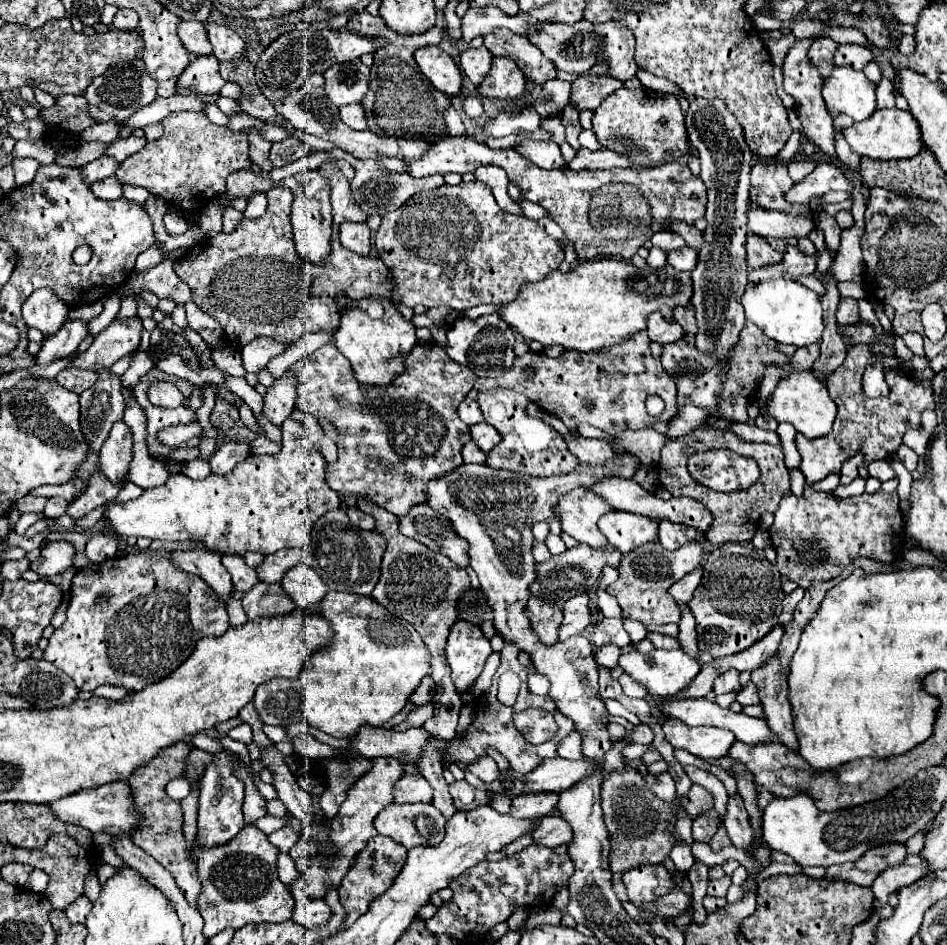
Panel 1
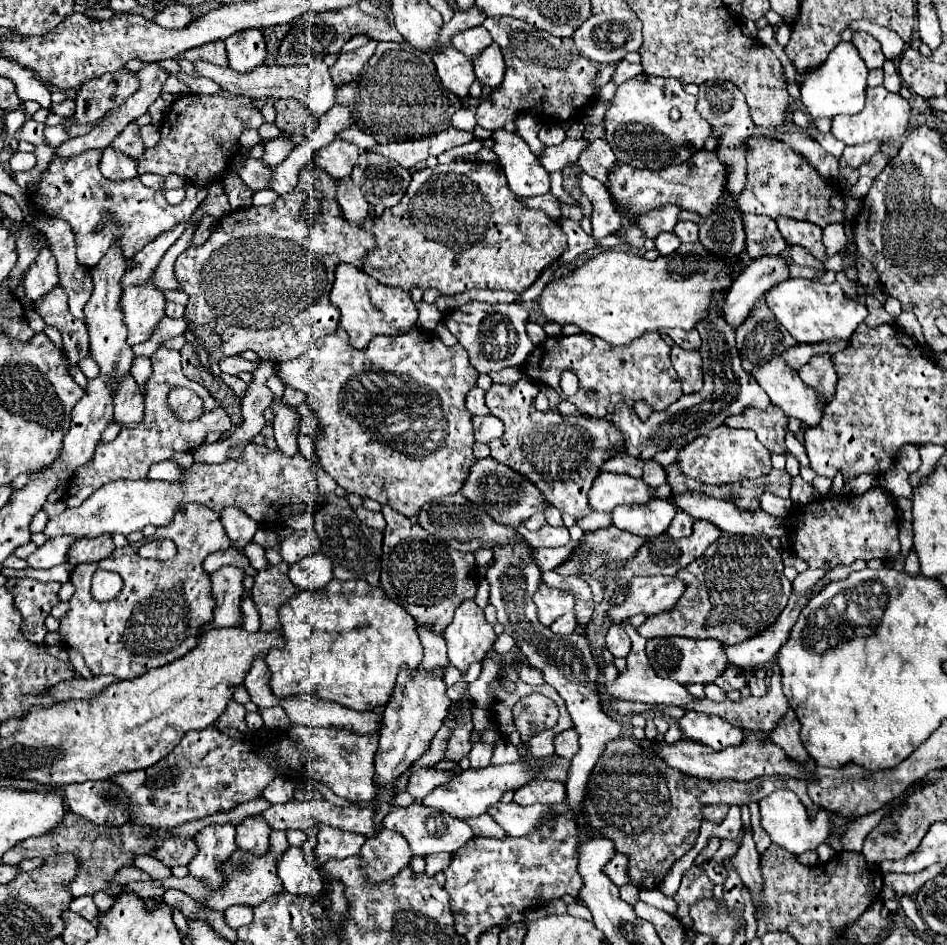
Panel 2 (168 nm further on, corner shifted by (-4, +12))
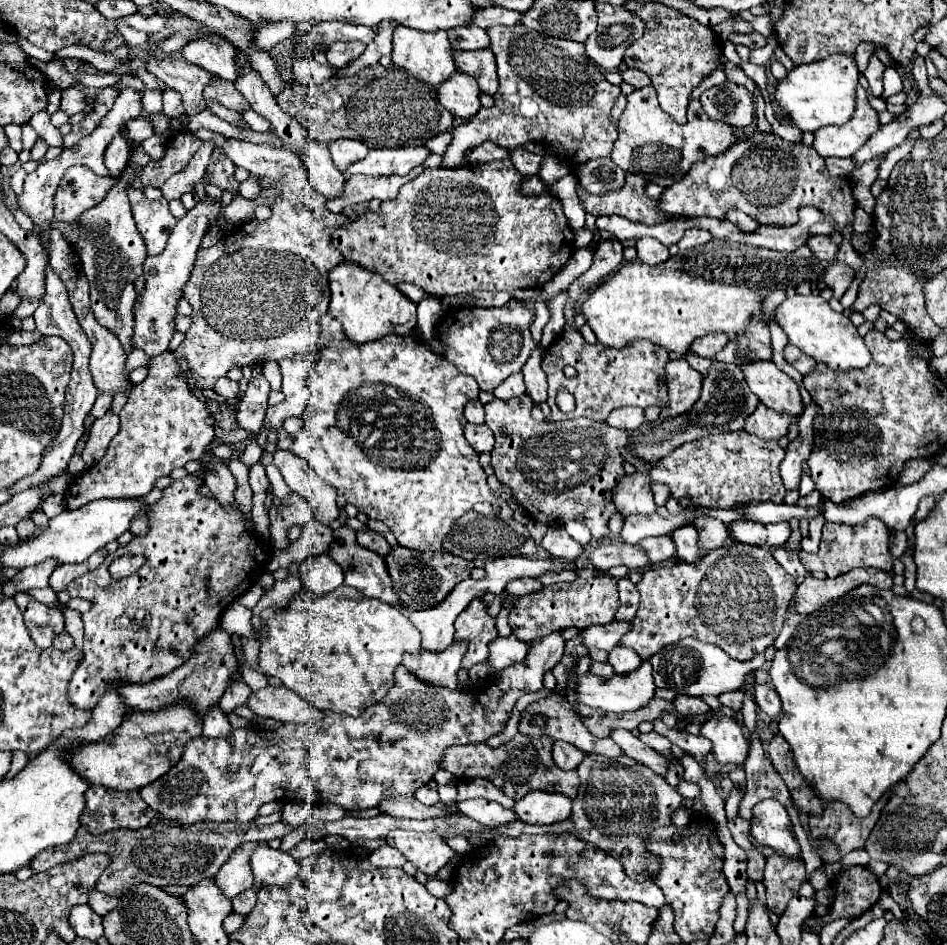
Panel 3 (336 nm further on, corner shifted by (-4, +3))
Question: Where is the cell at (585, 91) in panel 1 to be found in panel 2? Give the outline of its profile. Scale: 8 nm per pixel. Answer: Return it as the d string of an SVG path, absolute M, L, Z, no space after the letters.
M619 61L617 63L617 71L613 75L613 83L621 85L623 81L629 81L629 79L641 75L641 73L643 73L643 67L641 65L633 65L633 63L627 63L627 61Z

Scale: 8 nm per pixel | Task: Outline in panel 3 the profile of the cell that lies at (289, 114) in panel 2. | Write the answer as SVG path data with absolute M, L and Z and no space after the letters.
M371 66L353 78L331 78L321 88L291 84L279 96L279 106L309 132L315 140L353 138L367 148L419 146L429 138L453 128L453 114L437 100L437 90L417 82L397 66Z

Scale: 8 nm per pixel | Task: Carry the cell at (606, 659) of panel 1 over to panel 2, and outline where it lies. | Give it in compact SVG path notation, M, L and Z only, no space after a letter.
M613 625L607 631L607 649L613 653L613 657L627 657L631 649L629 635L621 625Z

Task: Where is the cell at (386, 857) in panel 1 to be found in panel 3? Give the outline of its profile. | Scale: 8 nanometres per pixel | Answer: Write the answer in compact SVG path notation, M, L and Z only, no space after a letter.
M385 844L381 846L381 850L375 850L369 854L369 862L379 868L401 868L407 862L407 858L397 848Z

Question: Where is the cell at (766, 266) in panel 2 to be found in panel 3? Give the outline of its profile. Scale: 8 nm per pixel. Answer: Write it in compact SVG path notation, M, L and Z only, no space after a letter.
M711 332L703 338L697 338L697 342L693 342L693 346L689 348L689 352L695 352L703 358L715 358L715 354L725 348L725 344L729 342L729 336L725 332Z

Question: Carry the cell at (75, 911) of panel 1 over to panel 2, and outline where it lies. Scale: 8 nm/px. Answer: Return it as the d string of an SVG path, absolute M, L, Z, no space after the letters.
M89 895L75 897L75 899L71 901L69 909L71 909L73 913L77 913L77 915L85 917L87 921L95 921L95 919L97 919L97 913L99 913L99 909L97 909L97 905L95 905L93 897L89 897Z

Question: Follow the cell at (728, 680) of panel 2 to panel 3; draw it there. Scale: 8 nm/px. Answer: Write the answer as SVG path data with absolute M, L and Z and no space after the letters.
M733 690L733 692L725 692L725 694L719 694L719 700L729 706L729 708L735 708L739 710L741 704L743 704L743 698L745 698L745 692L743 690Z

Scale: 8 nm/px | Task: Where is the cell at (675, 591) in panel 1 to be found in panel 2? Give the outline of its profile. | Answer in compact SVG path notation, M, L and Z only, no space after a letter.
M635 577L629 587L629 595L621 605L613 605L607 611L611 625L623 625L633 615L657 615L665 607L677 603L683 583L673 577Z

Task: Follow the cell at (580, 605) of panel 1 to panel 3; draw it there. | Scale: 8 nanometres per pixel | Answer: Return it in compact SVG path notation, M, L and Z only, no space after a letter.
M559 630L535 640L527 650L525 662L511 666L505 674L501 674L501 678L497 678L497 682L485 686L483 704L473 690L433 690L431 686L417 682L405 666L399 666L395 670L395 686L389 694L375 706L369 706L369 710L365 710L359 718L325 712L325 722L317 722L317 726L283 724L275 730L245 728L233 730L231 736L224 738L201 735L189 740L181 760L167 772L167 778L161 776L159 780L143 786L139 790L141 798L159 814L159 818L173 824L197 824L251 822L261 804L271 800L303 800L311 804L319 798L319 802L333 802L345 810L365 810L375 808L393 796L413 796L419 786L431 782L435 772L441 770L441 760L447 748L467 742L485 742L489 736L497 734L505 726L517 698L527 692L539 692L543 688L545 672L563 658L563 652L565 638Z

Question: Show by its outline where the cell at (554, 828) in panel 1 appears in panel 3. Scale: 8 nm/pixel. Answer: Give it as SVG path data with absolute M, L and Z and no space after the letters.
M489 800L459 802L459 812L477 820L485 828L499 828L517 820L517 814L513 810L507 810L501 804L489 802Z

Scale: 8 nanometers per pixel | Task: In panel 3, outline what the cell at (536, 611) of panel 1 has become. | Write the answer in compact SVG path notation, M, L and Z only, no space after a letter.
M581 568L577 570L577 574L579 578L575 582L543 586L539 592L517 600L515 610L509 614L509 624L519 640L529 642L547 636L553 630L565 630L569 626L587 628L593 624L609 624L615 620L615 612L619 608L617 580L593 568Z

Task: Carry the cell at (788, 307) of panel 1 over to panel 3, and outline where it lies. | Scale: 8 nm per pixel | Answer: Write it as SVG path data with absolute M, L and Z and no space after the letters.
M795 294L791 298L785 298L779 304L773 320L787 334L789 344L801 348L807 356L827 364L833 370L865 368L871 360L871 354L863 338L857 334L857 328L853 326L853 322L845 314L833 312L829 302L823 300L819 294L809 294L809 296Z

